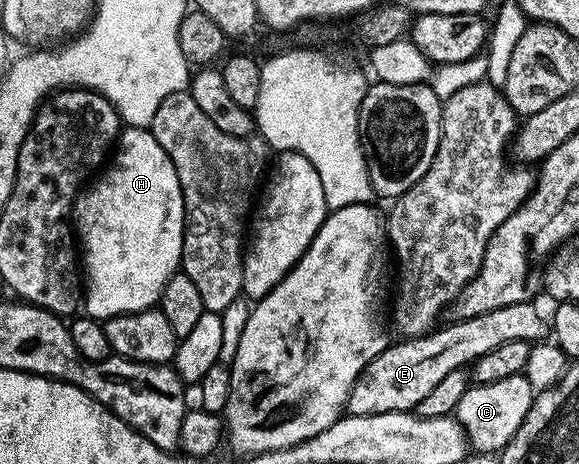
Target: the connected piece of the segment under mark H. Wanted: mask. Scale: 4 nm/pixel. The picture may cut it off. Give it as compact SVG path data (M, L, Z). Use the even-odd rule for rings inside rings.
M123 128L122 132L118 134L116 148L113 150L108 164L101 170L101 173L102 178L100 178L95 185L87 184L85 188L79 192L78 196L75 197L72 210L72 225L76 230L77 244L80 246L81 264L83 266L86 264L86 277L84 273L85 316L92 317L95 321L105 323L109 321L110 318L119 317L125 313L139 313L145 309L155 308L155 306L161 302L162 292L168 283L168 279L174 273L179 272L182 263L182 235L186 227L186 208L184 207L184 199L182 198L180 179L176 175L176 167L172 163L169 153L164 151L164 147L160 147L160 143L156 143L154 134L150 132L149 128Z

